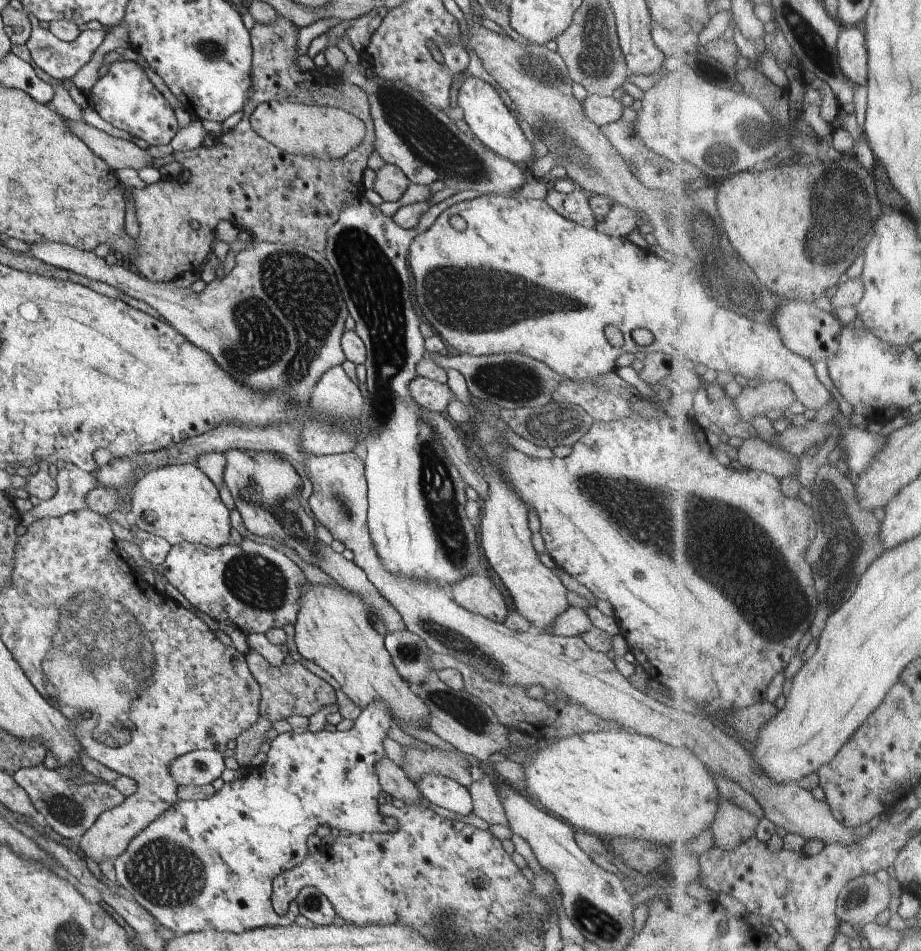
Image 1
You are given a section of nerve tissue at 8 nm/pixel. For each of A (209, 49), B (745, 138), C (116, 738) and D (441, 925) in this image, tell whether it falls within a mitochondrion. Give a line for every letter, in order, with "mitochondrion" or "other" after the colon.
A: mitochondrion
B: mitochondrion
C: mitochondrion
D: mitochondrion

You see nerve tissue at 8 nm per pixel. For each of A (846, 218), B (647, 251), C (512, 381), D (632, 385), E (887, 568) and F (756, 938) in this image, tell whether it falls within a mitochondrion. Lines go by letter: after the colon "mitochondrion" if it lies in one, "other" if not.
A: mitochondrion
B: other
C: mitochondrion
D: other
E: other
F: other

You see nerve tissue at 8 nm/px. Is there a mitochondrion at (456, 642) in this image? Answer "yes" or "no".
yes

